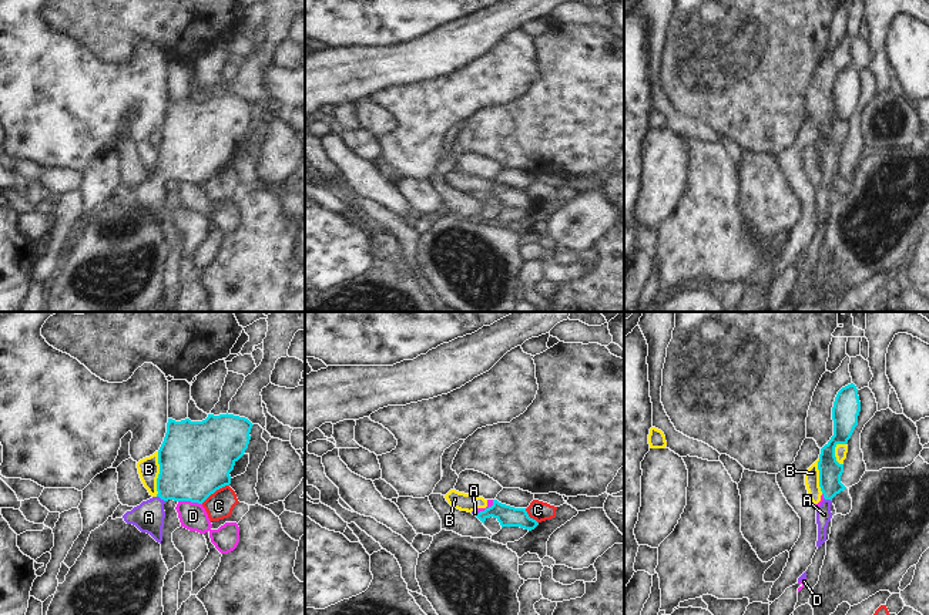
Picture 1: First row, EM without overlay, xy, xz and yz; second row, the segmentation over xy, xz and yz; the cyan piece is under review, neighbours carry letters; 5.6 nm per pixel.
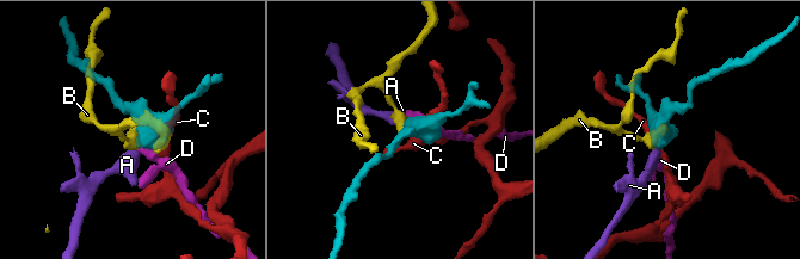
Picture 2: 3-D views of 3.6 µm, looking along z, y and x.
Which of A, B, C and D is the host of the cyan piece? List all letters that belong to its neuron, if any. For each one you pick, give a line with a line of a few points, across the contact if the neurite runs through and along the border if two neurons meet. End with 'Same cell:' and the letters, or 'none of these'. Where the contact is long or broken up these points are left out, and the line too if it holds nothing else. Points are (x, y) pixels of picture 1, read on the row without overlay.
A: line xy (193, 148), (161, 180), (148, 198)
Same cell: A

